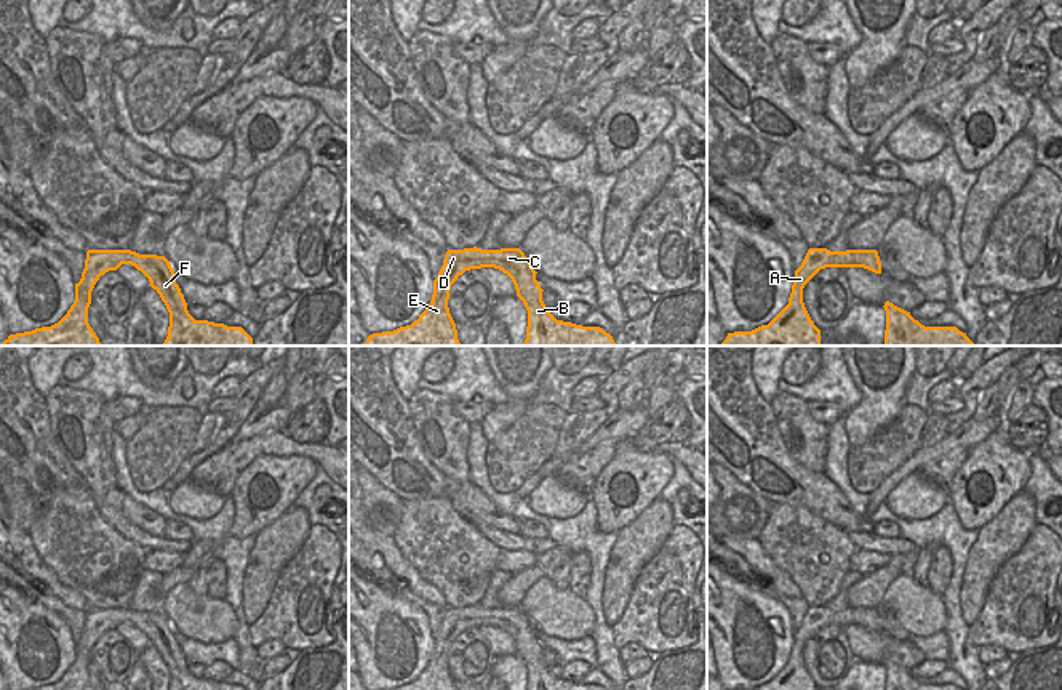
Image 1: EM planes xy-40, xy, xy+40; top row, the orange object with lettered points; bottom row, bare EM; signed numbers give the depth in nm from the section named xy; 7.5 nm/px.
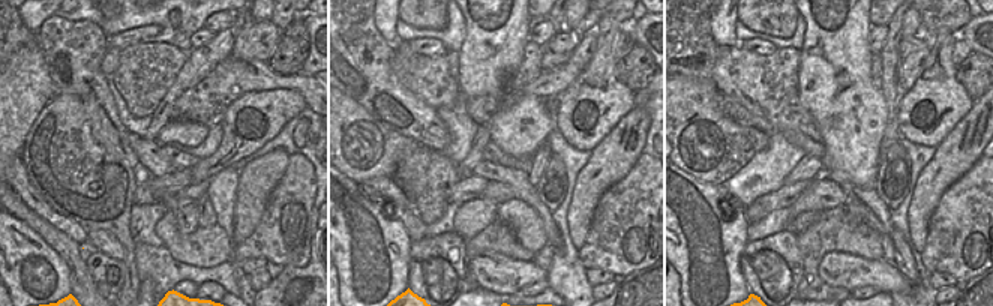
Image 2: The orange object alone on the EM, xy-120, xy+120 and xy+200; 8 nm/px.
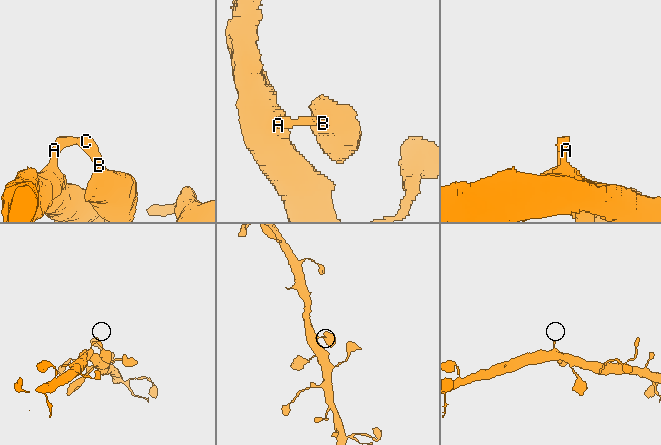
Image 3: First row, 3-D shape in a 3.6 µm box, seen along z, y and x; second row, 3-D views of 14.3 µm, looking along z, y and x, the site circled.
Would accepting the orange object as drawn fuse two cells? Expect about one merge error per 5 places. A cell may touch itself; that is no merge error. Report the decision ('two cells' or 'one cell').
one cell

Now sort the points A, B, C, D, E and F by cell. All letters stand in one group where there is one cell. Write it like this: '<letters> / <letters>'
A B C D E F

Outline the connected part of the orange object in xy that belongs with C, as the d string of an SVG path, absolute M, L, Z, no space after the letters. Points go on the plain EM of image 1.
M520 607L448 608L438 636L433 639L430 663L411 684L393 690L457 690L449 672L448 658L451 644L470 628L494 626L507 632L517 648L517 655L528 669L526 690L605 690L600 685L582 685L557 679L542 660L542 647L536 639L536 629Z

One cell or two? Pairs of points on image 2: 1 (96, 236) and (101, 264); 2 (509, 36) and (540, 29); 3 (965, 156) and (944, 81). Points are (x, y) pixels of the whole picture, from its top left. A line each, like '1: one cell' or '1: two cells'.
1: two cells
2: two cells
3: two cells

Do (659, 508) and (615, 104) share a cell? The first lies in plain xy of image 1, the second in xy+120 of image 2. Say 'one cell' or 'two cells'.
two cells

